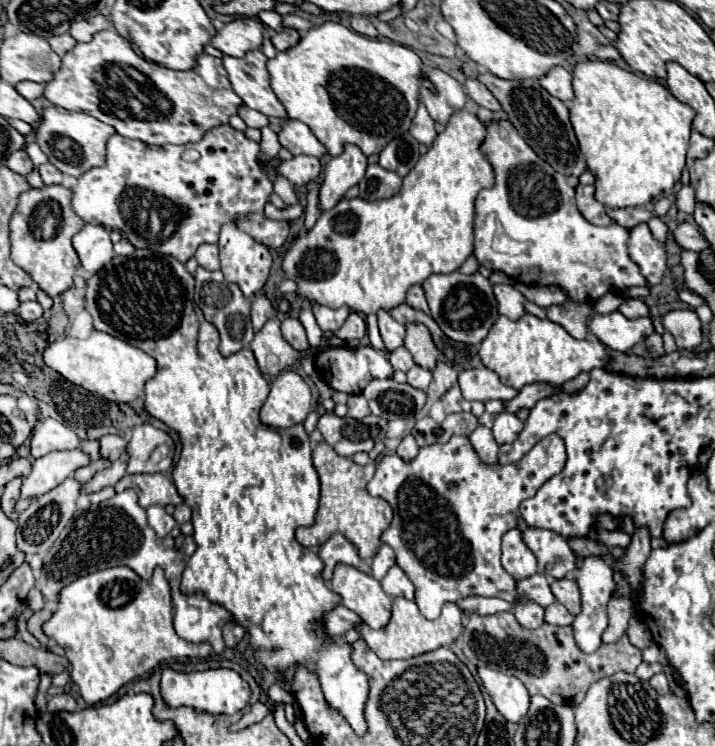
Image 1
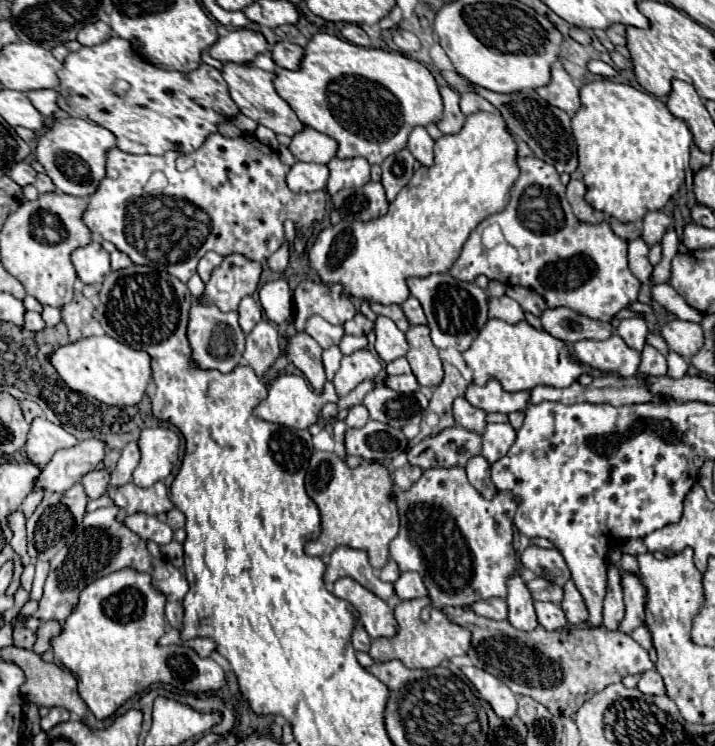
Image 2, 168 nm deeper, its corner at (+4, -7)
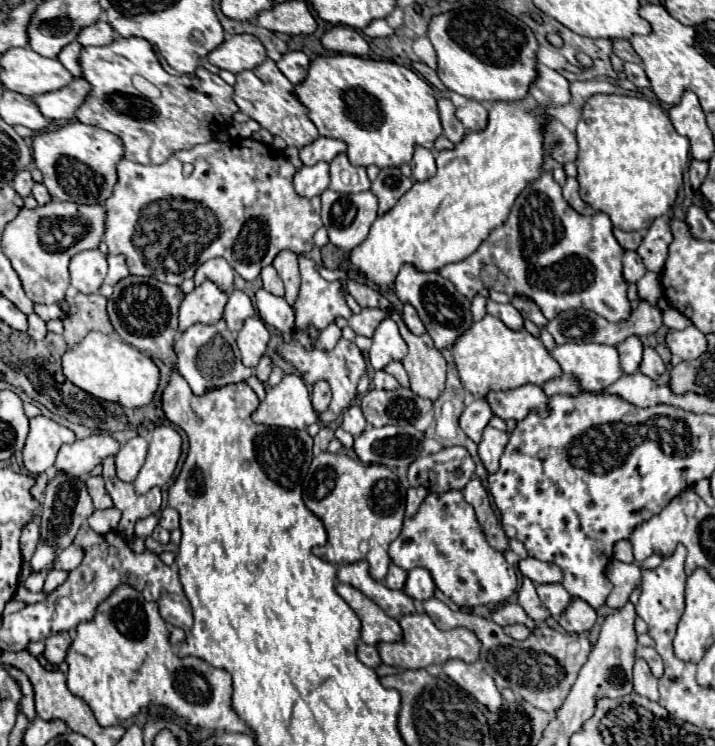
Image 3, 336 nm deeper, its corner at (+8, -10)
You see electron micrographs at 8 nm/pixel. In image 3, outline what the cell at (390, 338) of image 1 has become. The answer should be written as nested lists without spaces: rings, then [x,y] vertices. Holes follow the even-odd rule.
[[[386,318],[384,322],[380,322],[380,326],[376,328],[376,332],[372,336],[372,348],[368,352],[370,364],[376,370],[382,370],[388,362],[402,360],[406,356],[406,352],[408,352],[408,348],[398,332],[396,322],[392,318]]]

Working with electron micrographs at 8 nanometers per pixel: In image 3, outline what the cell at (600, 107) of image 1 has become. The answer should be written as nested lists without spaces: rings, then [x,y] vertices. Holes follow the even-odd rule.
[[[594,94],[582,108],[582,120],[576,126],[576,138],[580,146],[576,158],[580,196],[596,212],[608,214],[616,228],[626,232],[642,230],[648,228],[654,218],[664,216],[670,210],[678,188],[682,186],[682,172],[688,166],[690,142],[674,130],[670,118],[660,106],[644,98],[624,94]]]

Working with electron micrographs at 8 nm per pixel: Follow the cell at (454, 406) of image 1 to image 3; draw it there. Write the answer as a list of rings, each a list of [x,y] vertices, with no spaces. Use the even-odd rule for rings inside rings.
[[[474,400],[460,414],[460,428],[466,432],[468,438],[472,438],[478,444],[482,438],[482,430],[490,418],[492,418],[492,412],[490,412],[490,406],[486,404],[486,400]]]

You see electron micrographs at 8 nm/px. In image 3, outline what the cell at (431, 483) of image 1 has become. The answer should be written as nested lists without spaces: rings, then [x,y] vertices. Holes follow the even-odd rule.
[[[462,490],[428,494],[418,512],[404,520],[404,528],[390,544],[388,554],[392,562],[406,572],[418,566],[426,568],[432,574],[436,588],[458,606],[500,604],[508,600],[518,586],[514,568],[488,544],[472,506],[464,502]]]

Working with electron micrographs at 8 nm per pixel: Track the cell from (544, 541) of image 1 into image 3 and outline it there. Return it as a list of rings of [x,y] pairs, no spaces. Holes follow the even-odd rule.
[[[528,556],[520,560],[520,572],[530,578],[534,584],[548,584],[548,582],[562,582],[562,570],[552,562],[542,562],[538,558]]]

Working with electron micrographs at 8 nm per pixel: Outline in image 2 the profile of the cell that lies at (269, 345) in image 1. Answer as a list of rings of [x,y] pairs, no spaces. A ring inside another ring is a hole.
[[[262,319],[246,335],[244,359],[256,371],[256,375],[262,377],[264,371],[278,359],[278,355],[280,355],[278,331],[276,331],[276,327],[270,321]]]

